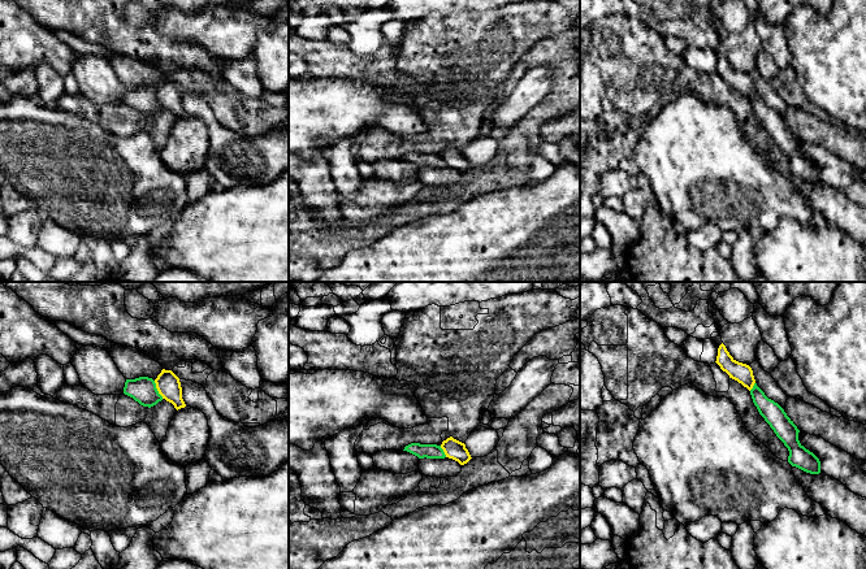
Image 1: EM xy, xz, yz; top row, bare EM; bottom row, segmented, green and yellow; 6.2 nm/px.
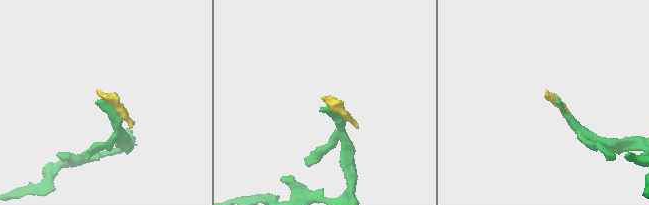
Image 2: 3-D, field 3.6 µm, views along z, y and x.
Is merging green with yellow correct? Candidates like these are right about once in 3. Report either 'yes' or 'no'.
no

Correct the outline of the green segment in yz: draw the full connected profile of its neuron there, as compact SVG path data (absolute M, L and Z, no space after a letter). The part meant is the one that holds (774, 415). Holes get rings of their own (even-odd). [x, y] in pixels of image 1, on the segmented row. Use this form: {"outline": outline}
{"outline": "M754 383L750 395L759 414L774 430L776 436L784 443L789 451L788 462L810 474L820 473L819 459L806 449L798 440L800 430L793 421L787 416L784 409L768 399L765 392Z"}

